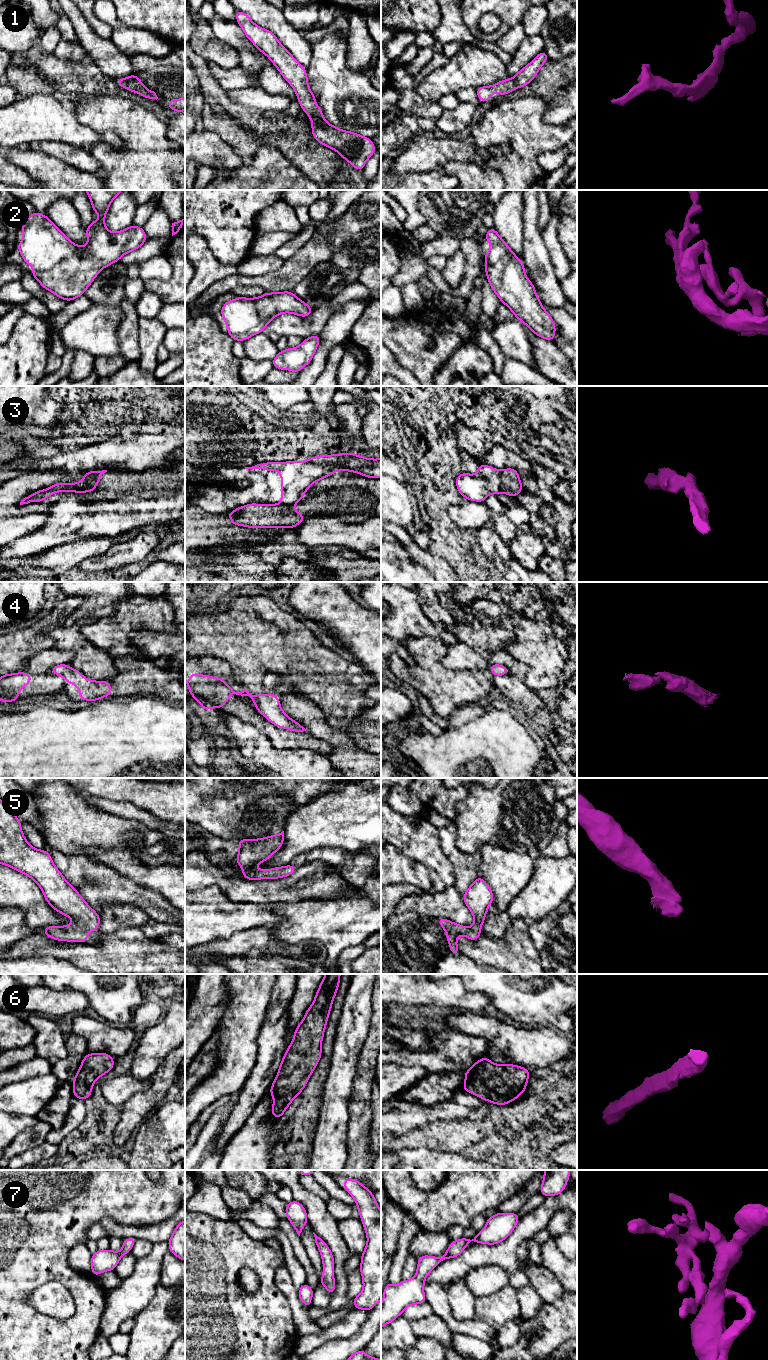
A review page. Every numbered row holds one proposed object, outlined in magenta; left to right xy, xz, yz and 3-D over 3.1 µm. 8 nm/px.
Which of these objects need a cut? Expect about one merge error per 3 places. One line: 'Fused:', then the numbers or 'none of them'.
Fused: 3, 4

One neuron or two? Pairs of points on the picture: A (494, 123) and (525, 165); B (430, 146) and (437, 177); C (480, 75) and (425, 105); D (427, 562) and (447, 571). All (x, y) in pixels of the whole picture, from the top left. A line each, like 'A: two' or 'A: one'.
A: one
B: two
C: two
D: one

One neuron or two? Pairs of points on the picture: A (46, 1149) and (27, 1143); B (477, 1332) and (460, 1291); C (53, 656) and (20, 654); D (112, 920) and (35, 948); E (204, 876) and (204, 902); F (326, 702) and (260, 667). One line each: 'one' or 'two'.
A: two
B: two
C: two
D: two
E: two
F: one

